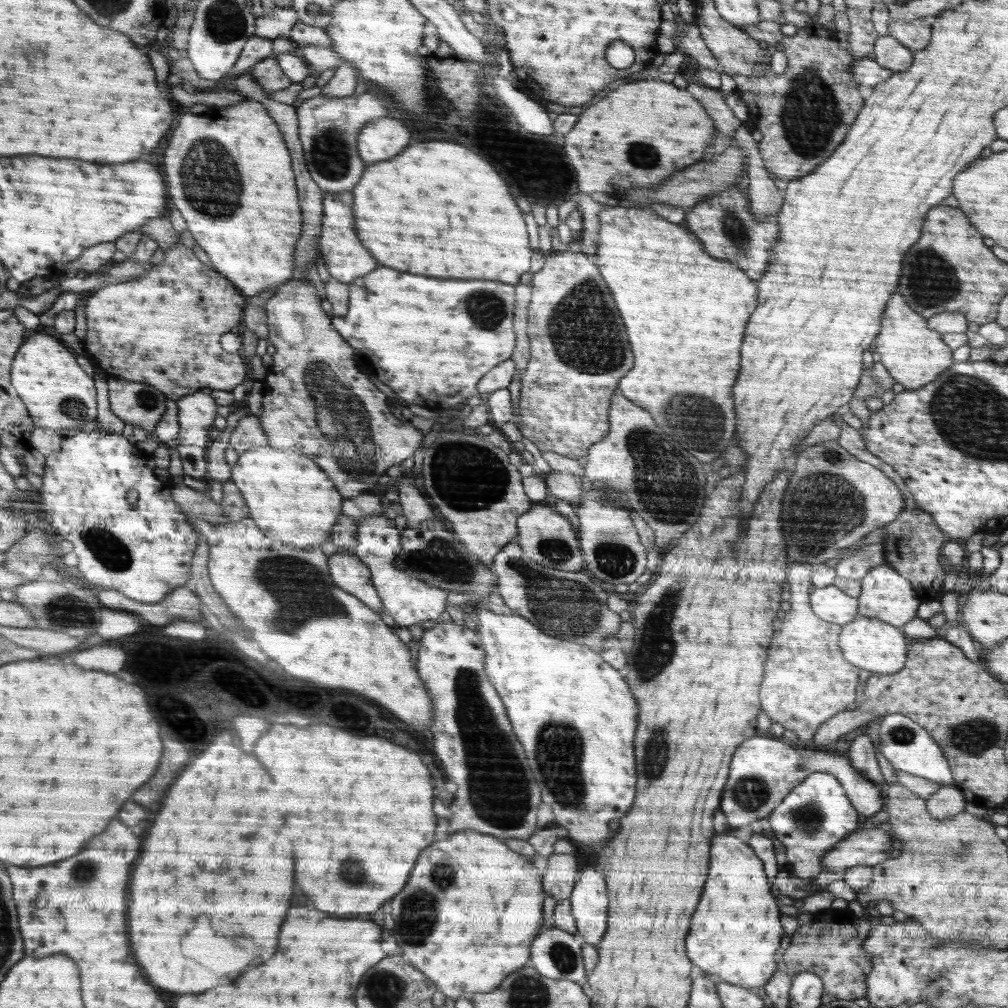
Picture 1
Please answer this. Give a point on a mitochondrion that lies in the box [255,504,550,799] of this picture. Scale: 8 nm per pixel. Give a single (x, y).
(438, 559)

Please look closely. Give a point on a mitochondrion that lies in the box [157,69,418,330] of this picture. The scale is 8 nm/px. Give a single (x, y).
(211, 182)

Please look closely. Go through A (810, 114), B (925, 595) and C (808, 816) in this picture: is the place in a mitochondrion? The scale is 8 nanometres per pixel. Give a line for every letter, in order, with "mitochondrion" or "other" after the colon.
A: mitochondrion
B: other
C: mitochondrion

